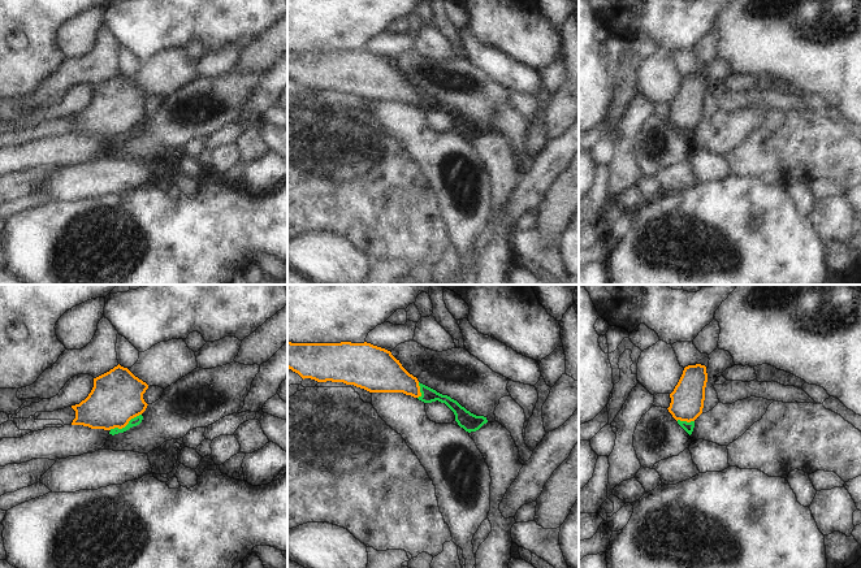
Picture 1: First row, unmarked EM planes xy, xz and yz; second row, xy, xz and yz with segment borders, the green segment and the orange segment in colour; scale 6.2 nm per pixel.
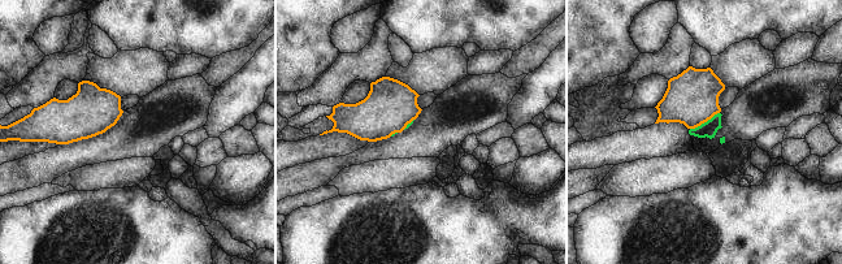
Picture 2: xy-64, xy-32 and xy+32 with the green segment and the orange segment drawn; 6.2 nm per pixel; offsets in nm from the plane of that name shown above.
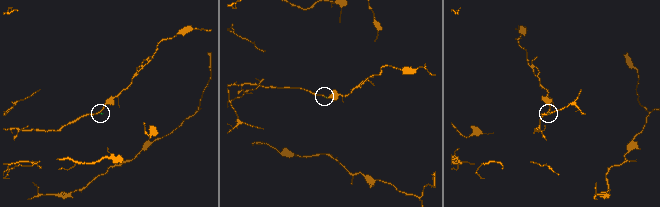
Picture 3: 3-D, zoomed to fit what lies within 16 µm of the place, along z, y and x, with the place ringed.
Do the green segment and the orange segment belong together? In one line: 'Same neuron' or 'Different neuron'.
Different neuron

